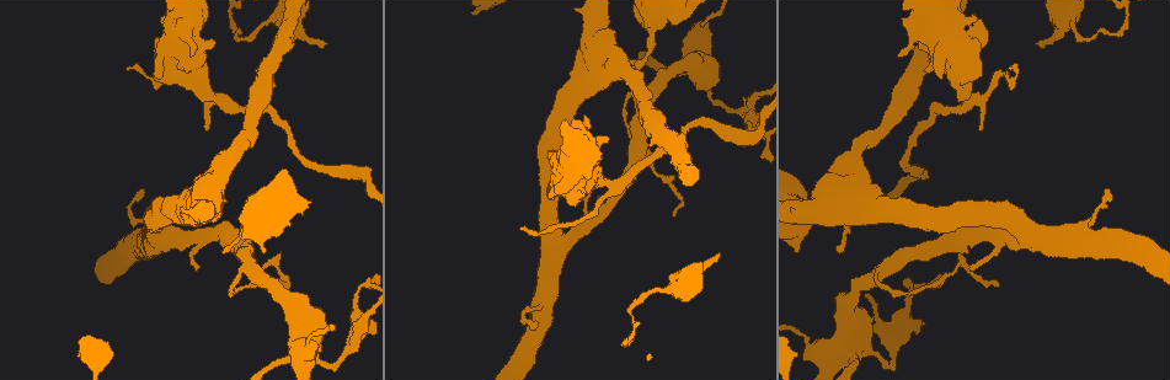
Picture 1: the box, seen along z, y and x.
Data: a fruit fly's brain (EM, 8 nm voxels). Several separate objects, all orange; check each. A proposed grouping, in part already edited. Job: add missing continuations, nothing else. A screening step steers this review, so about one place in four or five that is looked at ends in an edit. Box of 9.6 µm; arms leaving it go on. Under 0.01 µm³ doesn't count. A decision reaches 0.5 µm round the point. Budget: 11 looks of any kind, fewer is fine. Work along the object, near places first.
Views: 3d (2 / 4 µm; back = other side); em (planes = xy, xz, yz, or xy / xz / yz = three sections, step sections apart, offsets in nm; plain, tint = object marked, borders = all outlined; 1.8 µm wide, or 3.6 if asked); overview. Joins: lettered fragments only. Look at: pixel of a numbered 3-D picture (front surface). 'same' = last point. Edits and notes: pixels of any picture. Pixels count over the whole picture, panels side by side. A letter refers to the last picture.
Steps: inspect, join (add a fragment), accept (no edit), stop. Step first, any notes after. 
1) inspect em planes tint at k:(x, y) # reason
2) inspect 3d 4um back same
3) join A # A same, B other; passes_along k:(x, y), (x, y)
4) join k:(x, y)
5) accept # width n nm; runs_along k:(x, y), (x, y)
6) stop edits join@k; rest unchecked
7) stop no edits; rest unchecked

inspect 3d 4um at 1:(265, 251) # branch stops here

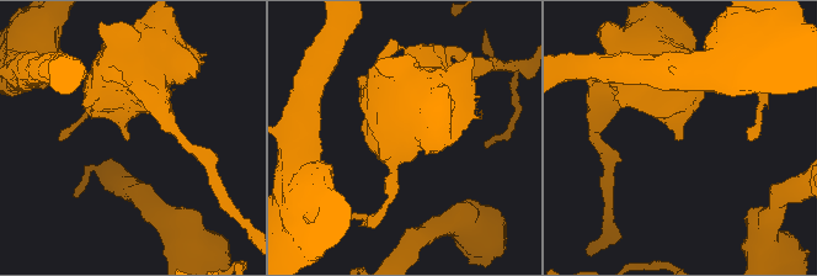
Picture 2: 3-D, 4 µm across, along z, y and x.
inspect em 3.6um planes borders at 2:(681, 138)

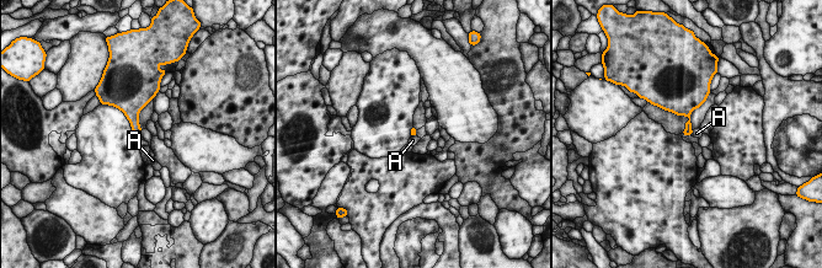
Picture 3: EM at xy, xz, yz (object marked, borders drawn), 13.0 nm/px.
accept # A other; border 3:(416, 134), (411, 137); none of them fits

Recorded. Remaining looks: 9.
inspect em planes borders at 1:(885, 268) # sharp bend

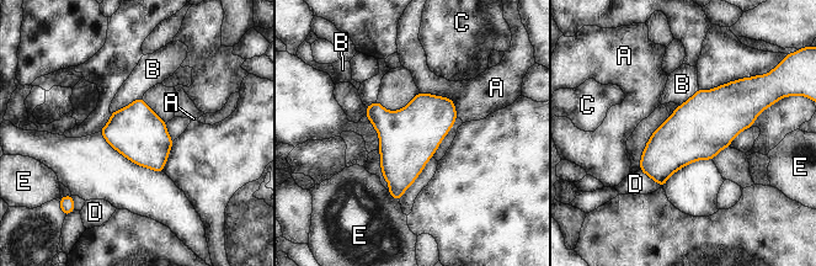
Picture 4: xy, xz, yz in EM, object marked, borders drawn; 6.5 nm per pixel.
accept # A other, B other, C other, D other, E other; no lettered fragment goes on from it

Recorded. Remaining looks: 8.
inspect 3d 4um at 1:(900, 56) # free end

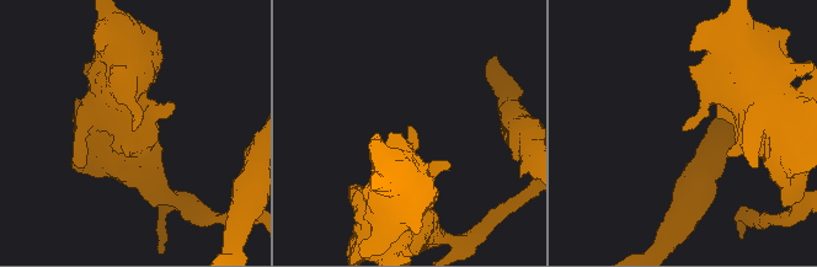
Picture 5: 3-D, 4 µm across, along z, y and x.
inspect em 3.6um planes borders at 5:(685, 131)

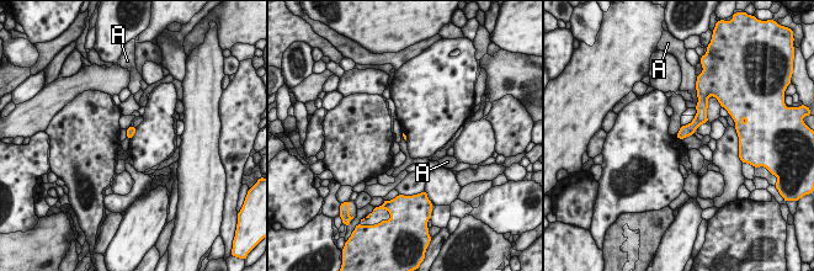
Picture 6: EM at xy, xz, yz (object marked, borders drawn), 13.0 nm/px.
accept # A other; none of them fits

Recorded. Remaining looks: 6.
inspect em yz step 4 borders at 1:(717, 255) # free end

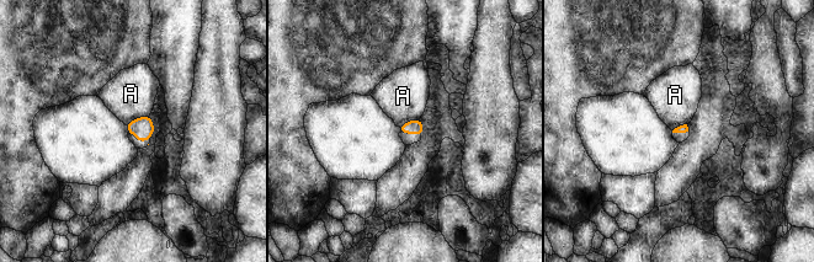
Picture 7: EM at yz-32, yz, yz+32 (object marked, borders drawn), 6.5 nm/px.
inspect em planes borders same

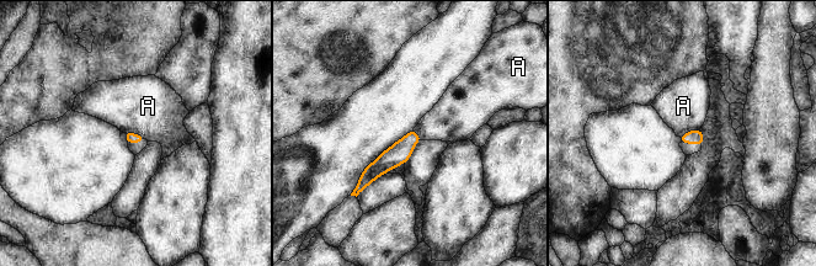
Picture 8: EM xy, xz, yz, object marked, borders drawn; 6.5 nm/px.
accept # A other; runs_along 8:(416, 138), (383, 163), (358, 189); none of them fits

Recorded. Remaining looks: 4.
inspect em xy step 8 tint at 1:(233, 18) # abrupt turn

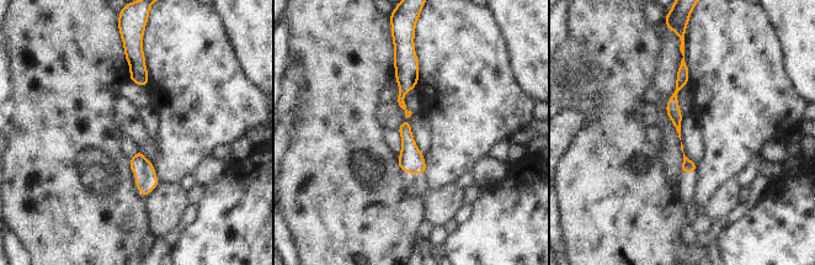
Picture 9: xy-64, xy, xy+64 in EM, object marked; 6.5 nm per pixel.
inspect em yz step 4 tint same

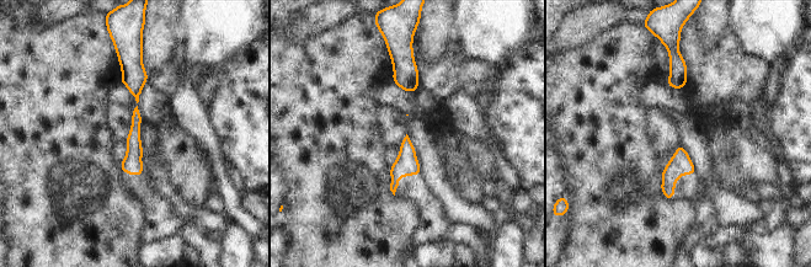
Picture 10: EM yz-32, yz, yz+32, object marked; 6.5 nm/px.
inspect em yz step 4 borders same # what lies round it

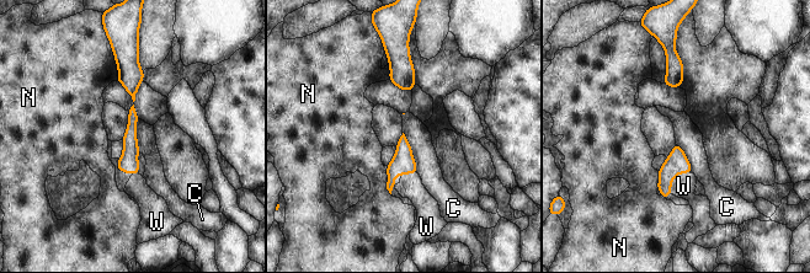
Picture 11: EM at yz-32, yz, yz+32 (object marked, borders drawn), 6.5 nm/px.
join W # C other, N other, W same; passes_along 11:(677, 162), (673, 176), (683, 186); the cell continues

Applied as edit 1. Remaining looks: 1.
stop edits join@11; rest unchecked

